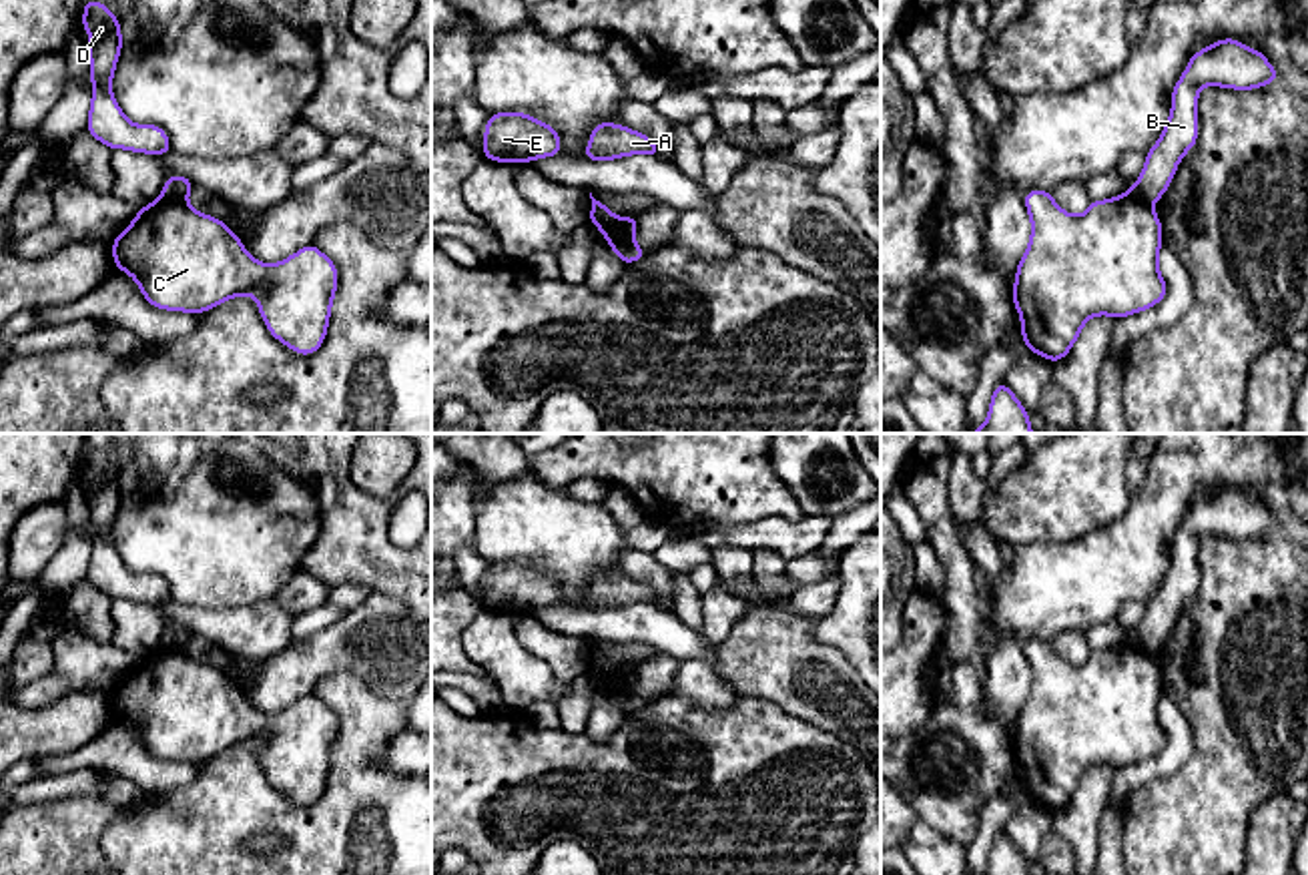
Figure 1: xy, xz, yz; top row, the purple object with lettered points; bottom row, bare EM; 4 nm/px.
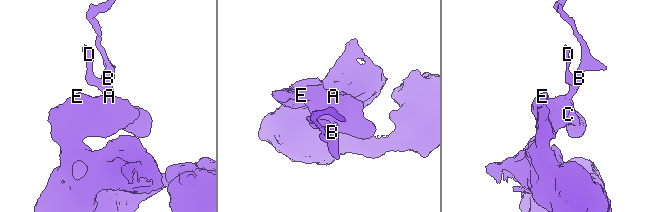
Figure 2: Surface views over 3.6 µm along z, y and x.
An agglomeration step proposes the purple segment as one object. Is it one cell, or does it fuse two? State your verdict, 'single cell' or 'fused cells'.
fused cells

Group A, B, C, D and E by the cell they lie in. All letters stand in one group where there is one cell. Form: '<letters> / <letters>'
A C E / B D

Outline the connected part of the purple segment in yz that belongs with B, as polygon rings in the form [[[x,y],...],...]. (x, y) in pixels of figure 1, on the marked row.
[[[1224,38],[1194,52],[1174,84],[1172,110],[1158,142],[1146,153],[1146,165],[1131,193],[1154,205],[1168,191],[1184,155],[1198,142],[1198,94],[1202,86],[1234,90],[1262,88],[1278,80],[1276,68],[1254,48]]]

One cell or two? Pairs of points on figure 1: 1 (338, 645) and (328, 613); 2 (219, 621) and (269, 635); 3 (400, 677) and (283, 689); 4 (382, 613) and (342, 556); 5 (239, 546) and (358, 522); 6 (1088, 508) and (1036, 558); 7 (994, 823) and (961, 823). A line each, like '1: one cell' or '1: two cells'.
1: two cells
2: one cell
3: one cell
4: two cells
5: two cells
6: two cells
7: two cells

